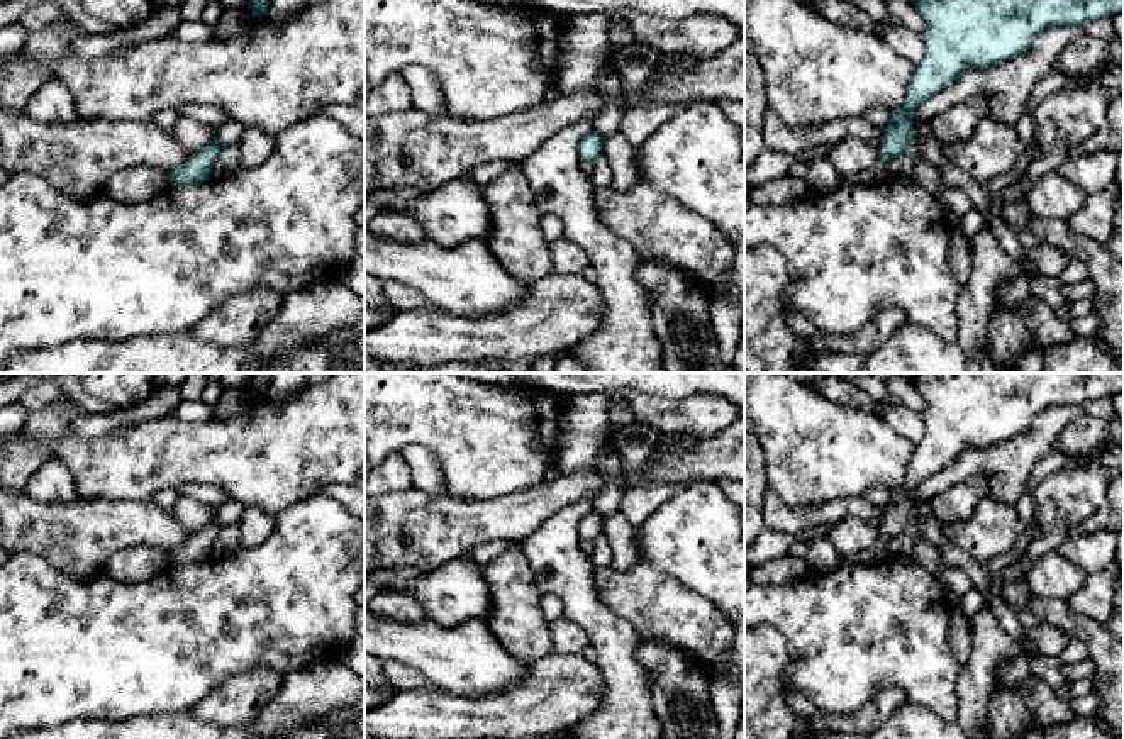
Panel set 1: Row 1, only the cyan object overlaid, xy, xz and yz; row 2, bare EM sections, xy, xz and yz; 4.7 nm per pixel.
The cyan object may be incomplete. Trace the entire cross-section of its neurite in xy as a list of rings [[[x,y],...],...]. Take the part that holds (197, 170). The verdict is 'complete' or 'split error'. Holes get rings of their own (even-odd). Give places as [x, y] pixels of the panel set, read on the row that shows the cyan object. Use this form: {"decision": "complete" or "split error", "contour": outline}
{"decision": "complete", "contour": [[[214,137],[207,146],[193,153],[185,164],[168,173],[170,185],[188,186],[207,181],[219,151],[220,144],[217,142],[217,137]]]}

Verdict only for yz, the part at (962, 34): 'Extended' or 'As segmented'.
As segmented

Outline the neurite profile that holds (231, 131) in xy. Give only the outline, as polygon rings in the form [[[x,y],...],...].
[[[229,119],[222,125],[215,127],[217,142],[220,146],[231,146],[234,142],[239,142],[244,129],[244,125],[241,125],[234,119]]]

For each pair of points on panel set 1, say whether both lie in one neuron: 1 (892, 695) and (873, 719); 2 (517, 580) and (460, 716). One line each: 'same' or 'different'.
1: same
2: different

